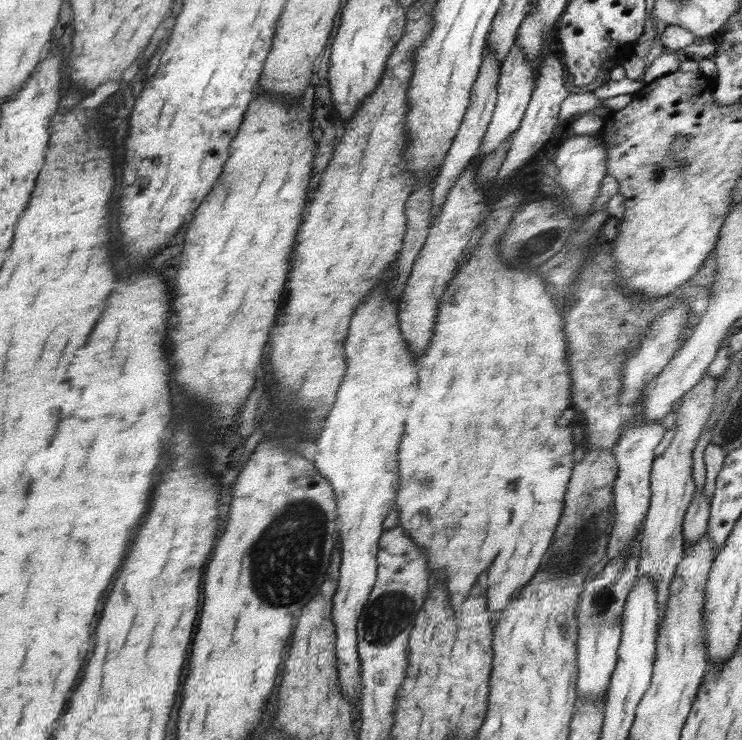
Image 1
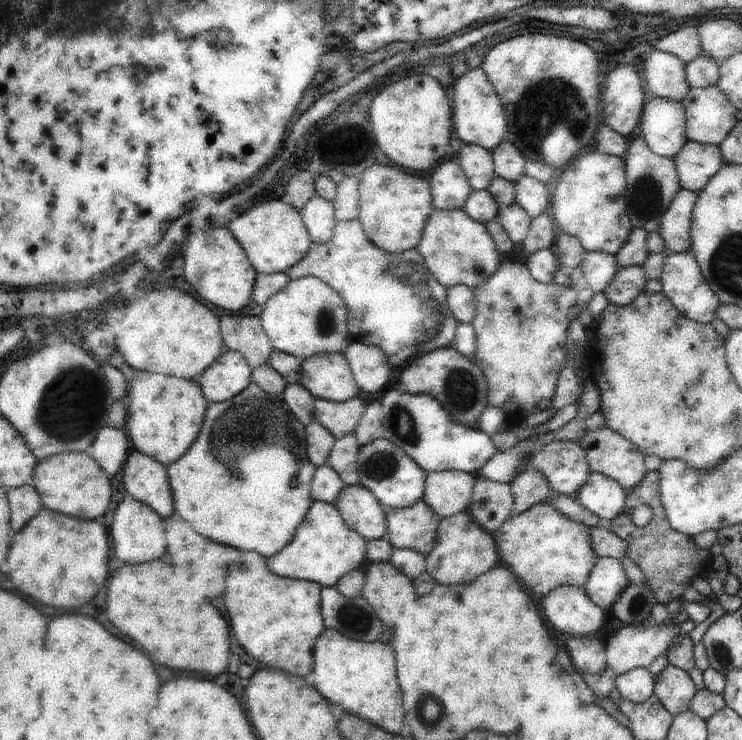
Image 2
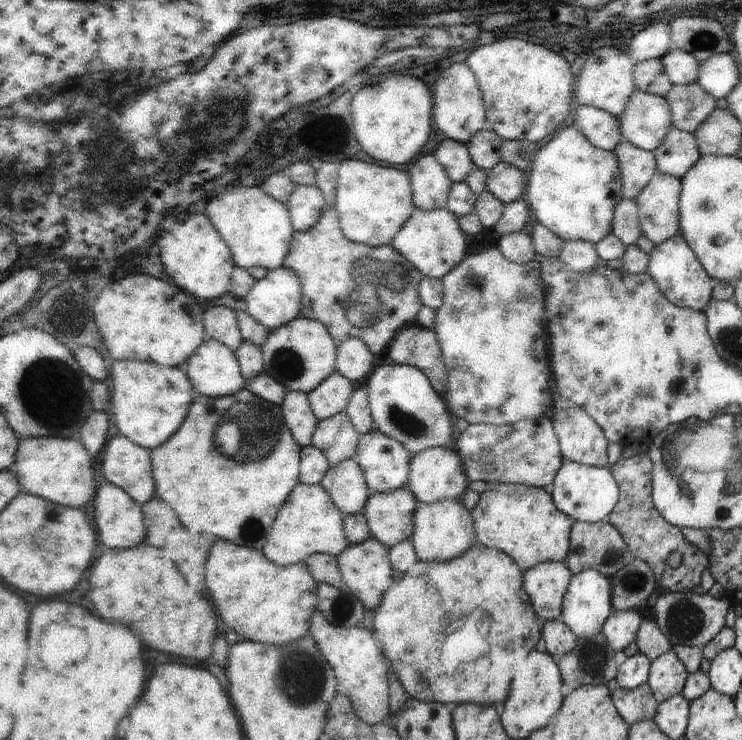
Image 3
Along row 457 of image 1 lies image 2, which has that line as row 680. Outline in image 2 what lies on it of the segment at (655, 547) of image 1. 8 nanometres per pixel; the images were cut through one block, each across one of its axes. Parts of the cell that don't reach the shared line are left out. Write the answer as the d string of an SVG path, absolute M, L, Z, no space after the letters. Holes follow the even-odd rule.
M668 665L660 674L654 684L654 695L673 716L691 709L690 704L697 694L698 689L685 669Z

